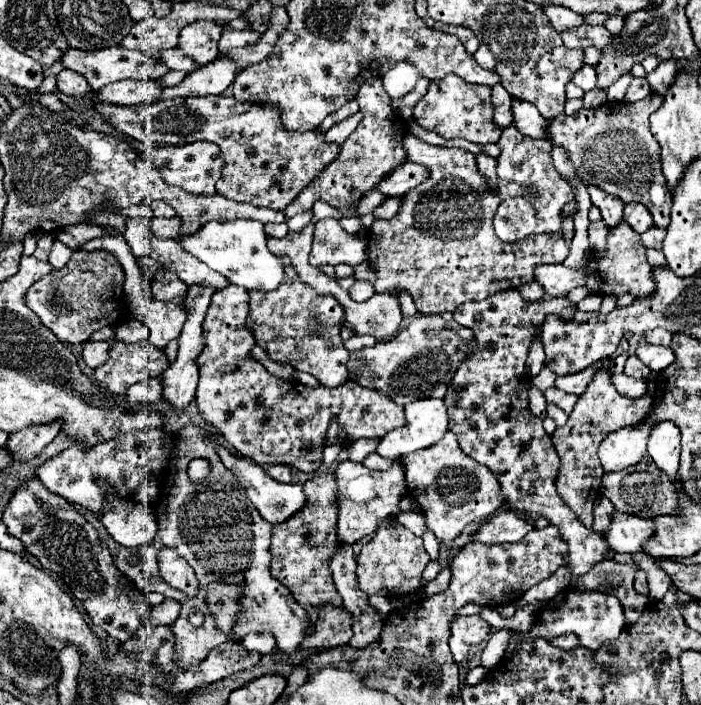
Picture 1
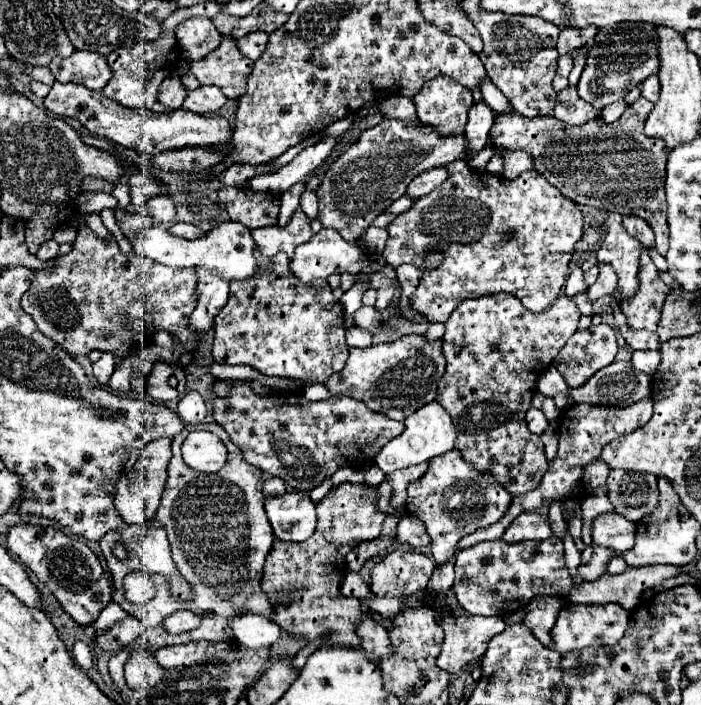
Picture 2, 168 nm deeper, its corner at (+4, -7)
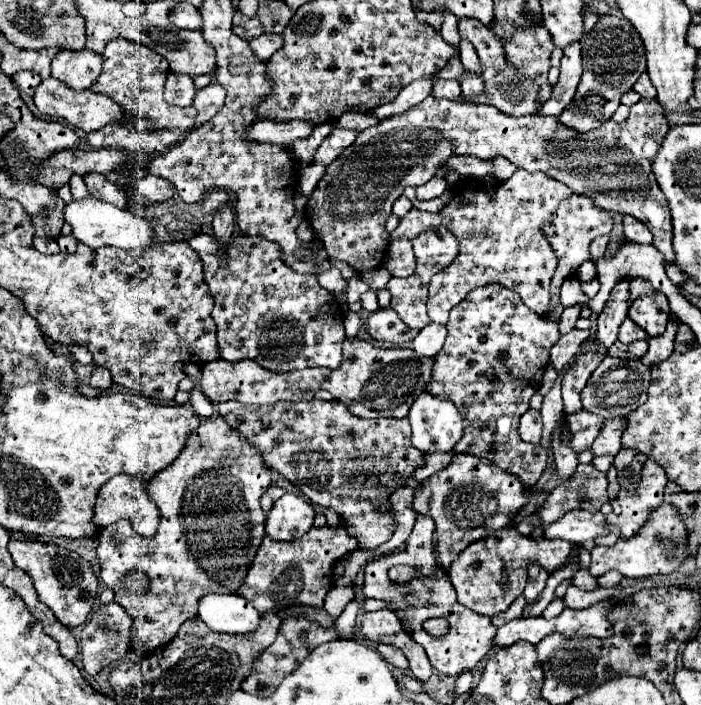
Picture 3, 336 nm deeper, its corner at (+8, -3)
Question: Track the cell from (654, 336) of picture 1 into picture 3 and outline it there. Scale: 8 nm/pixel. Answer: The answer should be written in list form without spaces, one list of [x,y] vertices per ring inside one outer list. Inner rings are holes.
[[[626,318],[626,320],[620,324],[620,336],[618,336],[620,342],[630,344],[630,342],[634,342],[634,340],[646,340],[646,338],[648,338],[648,336],[644,336],[644,330],[642,330],[636,322],[632,322],[630,318]]]

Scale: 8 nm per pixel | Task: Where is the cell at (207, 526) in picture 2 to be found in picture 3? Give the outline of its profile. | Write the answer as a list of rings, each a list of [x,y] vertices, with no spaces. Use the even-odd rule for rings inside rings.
[[[222,416],[202,420],[200,428],[188,438],[186,450],[170,464],[156,480],[148,482],[148,496],[158,506],[160,524],[152,538],[144,538],[134,530],[122,530],[122,522],[104,528],[98,536],[98,558],[102,568],[102,580],[108,588],[116,592],[116,602],[126,608],[134,620],[134,636],[140,646],[158,646],[168,644],[178,628],[190,618],[196,602],[210,592],[234,594],[248,572],[248,564],[256,556],[264,532],[264,512],[260,508],[262,494],[272,486],[272,472],[264,464],[262,454],[234,430]],[[128,572],[142,572],[148,576],[150,584],[146,592],[132,594],[122,584],[122,578]]]

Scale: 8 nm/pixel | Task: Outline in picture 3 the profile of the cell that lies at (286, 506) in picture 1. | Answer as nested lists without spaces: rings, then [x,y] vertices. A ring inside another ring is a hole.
[[[284,494],[268,512],[266,534],[274,540],[294,540],[314,526],[314,518],[316,512],[308,498]]]

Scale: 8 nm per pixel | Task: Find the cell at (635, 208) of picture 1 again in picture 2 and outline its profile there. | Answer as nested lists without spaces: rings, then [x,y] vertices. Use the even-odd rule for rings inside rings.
[[[624,216],[624,228],[630,236],[640,240],[646,246],[654,246],[654,232],[648,228],[646,220],[640,220],[638,216]]]

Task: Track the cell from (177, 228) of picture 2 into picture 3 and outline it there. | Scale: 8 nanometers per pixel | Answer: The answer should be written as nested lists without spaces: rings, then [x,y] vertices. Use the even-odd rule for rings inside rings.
[[[198,234],[190,238],[188,244],[198,252],[200,260],[204,262],[204,280],[216,302],[212,318],[218,326],[218,346],[220,346],[220,356],[224,360],[238,362],[248,358],[272,372],[290,372],[312,366],[324,366],[324,368],[340,366],[342,342],[346,338],[344,310],[340,302],[334,300],[334,294],[330,296],[330,292],[318,284],[316,276],[300,276],[292,268],[286,268],[286,264],[280,260],[280,248],[276,242],[264,240],[260,236],[242,234],[236,240],[226,242],[224,246],[208,234]]]

